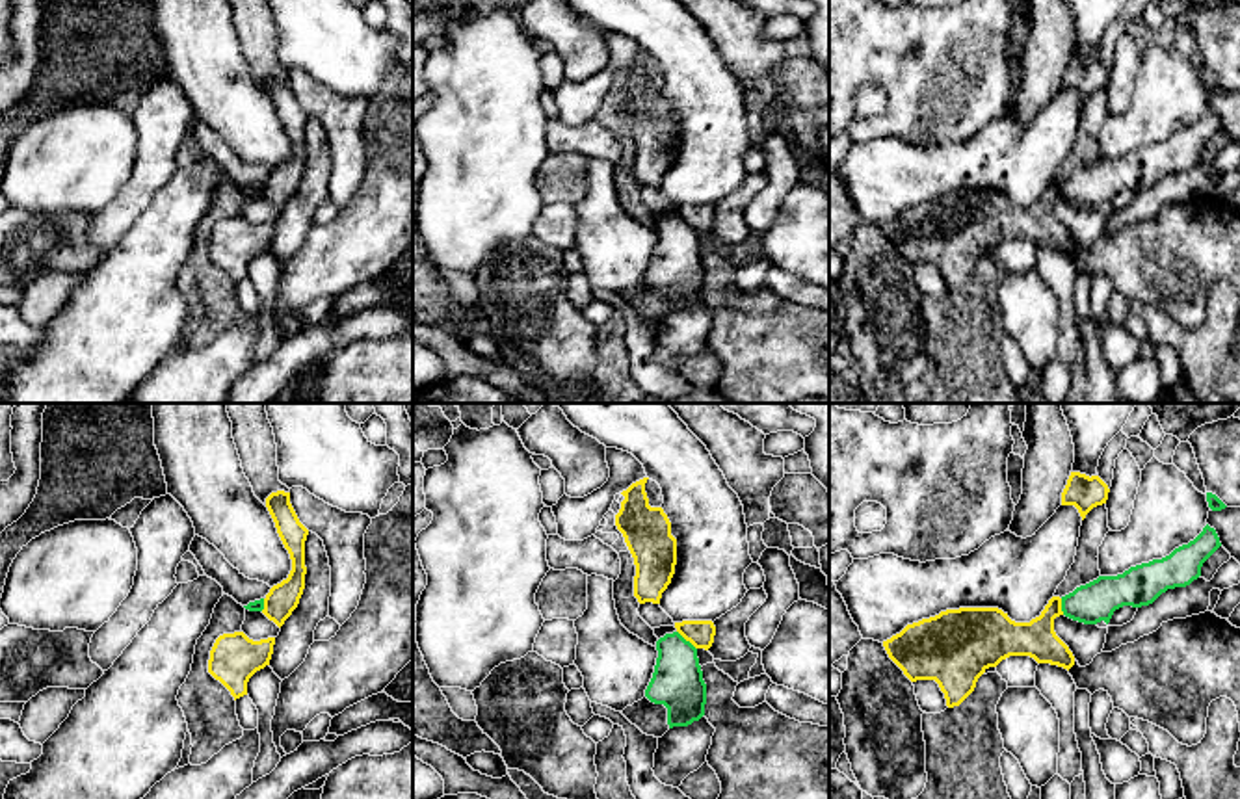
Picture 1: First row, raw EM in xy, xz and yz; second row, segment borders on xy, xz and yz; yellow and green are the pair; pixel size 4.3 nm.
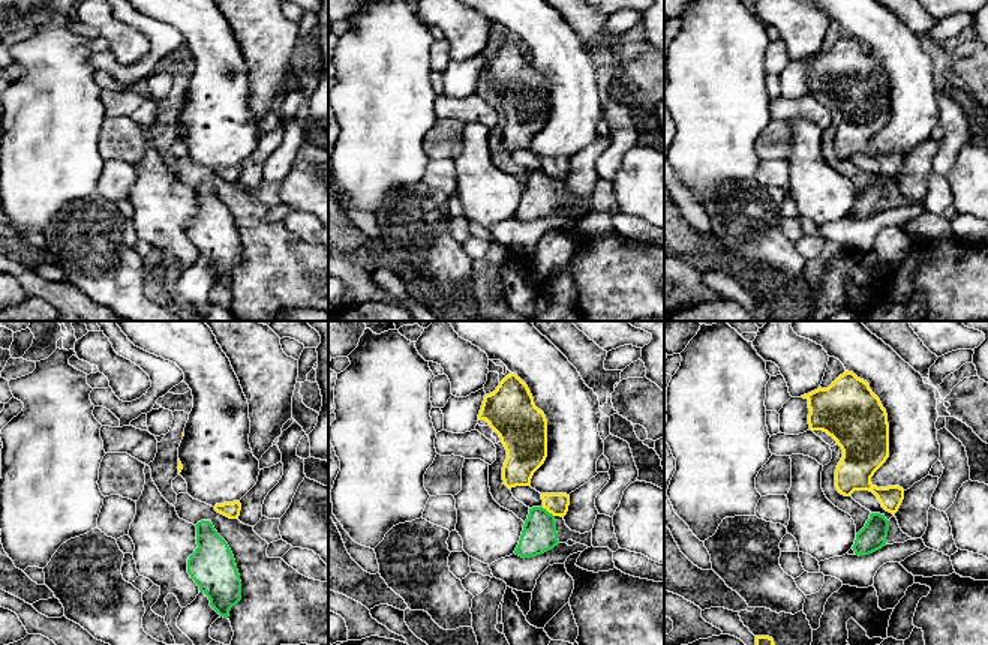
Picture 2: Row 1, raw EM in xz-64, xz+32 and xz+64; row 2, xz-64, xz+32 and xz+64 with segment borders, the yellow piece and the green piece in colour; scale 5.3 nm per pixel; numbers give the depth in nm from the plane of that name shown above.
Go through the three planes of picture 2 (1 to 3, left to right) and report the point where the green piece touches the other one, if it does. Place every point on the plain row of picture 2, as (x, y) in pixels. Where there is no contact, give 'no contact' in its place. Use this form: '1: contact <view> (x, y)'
1: no contact
2: contact xz+32 (547, 174)
3: no contact

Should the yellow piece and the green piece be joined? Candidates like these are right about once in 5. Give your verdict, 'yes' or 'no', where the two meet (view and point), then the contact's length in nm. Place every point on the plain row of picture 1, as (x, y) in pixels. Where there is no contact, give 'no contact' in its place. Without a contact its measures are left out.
no; meets yellow in xz at (686, 223); contact 120 nm long

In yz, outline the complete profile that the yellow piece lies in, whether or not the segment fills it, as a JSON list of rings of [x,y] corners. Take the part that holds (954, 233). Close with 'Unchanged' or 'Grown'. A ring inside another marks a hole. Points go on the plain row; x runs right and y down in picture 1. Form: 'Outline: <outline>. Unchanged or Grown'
Outline: [[[1052,180],[1030,206],[1015,206],[998,191],[946,193],[907,208],[883,230],[911,266],[935,264],[946,290],[954,292],[974,275],[989,251],[1009,240],[1030,240],[1069,255],[1075,240],[1054,216],[1060,199],[1060,180]]]. Unchanged

